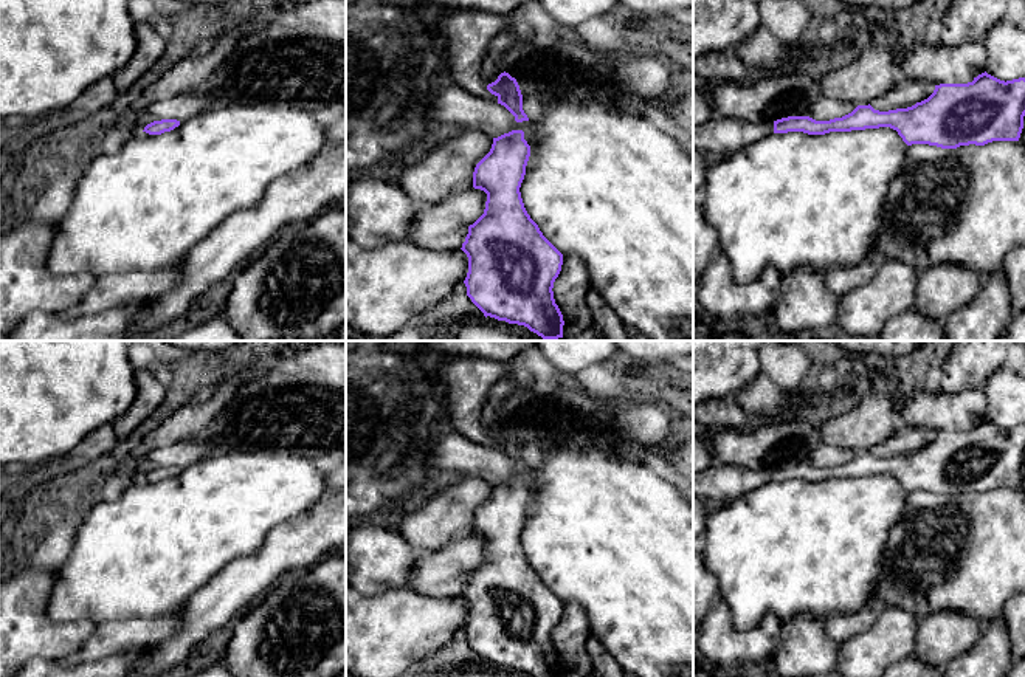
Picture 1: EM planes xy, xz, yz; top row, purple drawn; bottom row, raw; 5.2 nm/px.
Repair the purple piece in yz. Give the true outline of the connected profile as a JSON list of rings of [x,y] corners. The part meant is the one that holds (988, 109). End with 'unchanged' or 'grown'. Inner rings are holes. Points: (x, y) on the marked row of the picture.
[[[985,71],[968,84],[935,85],[927,99],[889,112],[875,110],[868,104],[830,121],[788,116],[774,122],[747,122],[715,115],[704,125],[693,127],[693,149],[729,156],[771,133],[825,135],[879,127],[896,130],[907,146],[957,149],[992,141],[1019,141],[1023,116],[1025,77],[1005,82]]] | grown

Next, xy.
[[[161,119],[161,121],[154,121],[147,124],[143,132],[149,135],[161,135],[164,132],[174,130],[178,125],[180,125],[180,121],[177,119]]] | unchanged

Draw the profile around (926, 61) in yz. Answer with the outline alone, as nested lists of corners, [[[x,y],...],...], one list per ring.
[[[915,42],[896,64],[910,79],[940,84],[968,84],[986,71],[983,42],[943,46],[937,42]]]

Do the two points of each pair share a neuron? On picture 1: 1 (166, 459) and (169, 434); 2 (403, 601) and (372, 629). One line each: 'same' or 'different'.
1: different
2: same

